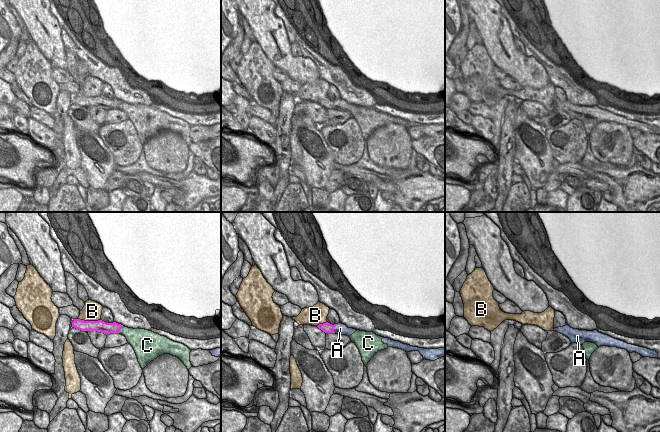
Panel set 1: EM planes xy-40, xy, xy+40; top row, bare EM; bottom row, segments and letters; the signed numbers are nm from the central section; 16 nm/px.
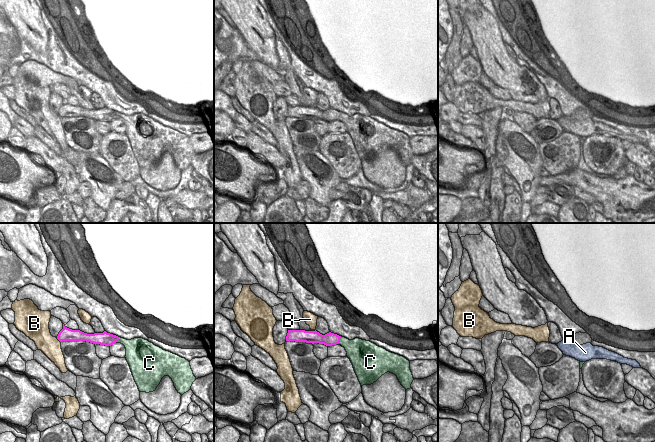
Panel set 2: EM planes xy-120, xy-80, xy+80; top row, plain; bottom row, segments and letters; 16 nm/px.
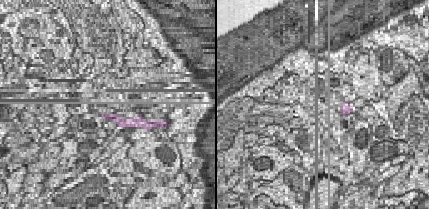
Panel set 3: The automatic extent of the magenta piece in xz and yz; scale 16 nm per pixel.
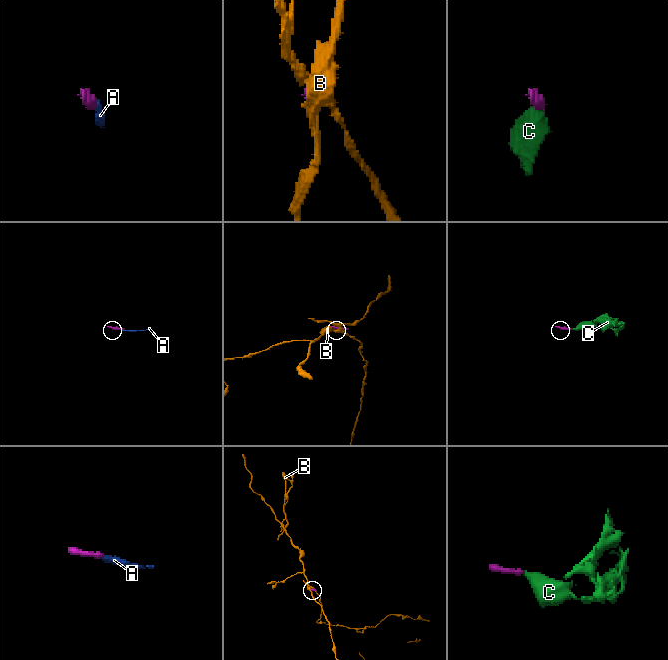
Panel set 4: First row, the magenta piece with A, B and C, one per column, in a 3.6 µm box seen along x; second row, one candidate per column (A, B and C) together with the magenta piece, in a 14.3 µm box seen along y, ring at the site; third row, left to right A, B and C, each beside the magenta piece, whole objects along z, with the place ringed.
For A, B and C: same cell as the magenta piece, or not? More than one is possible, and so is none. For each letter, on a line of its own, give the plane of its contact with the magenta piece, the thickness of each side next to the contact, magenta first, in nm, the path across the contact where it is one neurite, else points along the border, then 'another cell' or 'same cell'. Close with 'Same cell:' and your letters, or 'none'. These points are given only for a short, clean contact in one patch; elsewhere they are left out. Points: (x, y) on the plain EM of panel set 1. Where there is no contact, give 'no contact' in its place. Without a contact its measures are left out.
A: meets magenta in xy; 160 nm thick on the magenta side, 170 nm on the other; runs through xy (326, 103), (333, 104), (340, 104); same cell
B: meets magenta in xy-40; 190 nm thick on the magenta side, 320 nm on the other; another cell
C: meets magenta in xy-40; 190 nm thick on the magenta side, 240 nm on the other; another cell
Same cell: A

